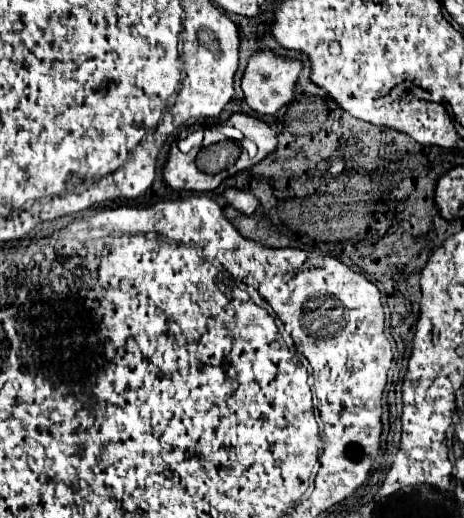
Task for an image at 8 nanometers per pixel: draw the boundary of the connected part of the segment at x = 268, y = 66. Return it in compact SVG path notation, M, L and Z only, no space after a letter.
M259 50L255 52L255 56L249 60L241 88L245 94L245 102L249 104L249 108L257 114L275 114L281 106L285 106L295 90L297 78L301 72L301 62L299 60L285 60L275 56L271 50Z

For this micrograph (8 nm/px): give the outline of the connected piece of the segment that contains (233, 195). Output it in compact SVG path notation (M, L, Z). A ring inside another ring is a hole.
M228 188L223 192L223 197L235 208L239 208L243 214L253 214L259 208L259 200L243 190Z

